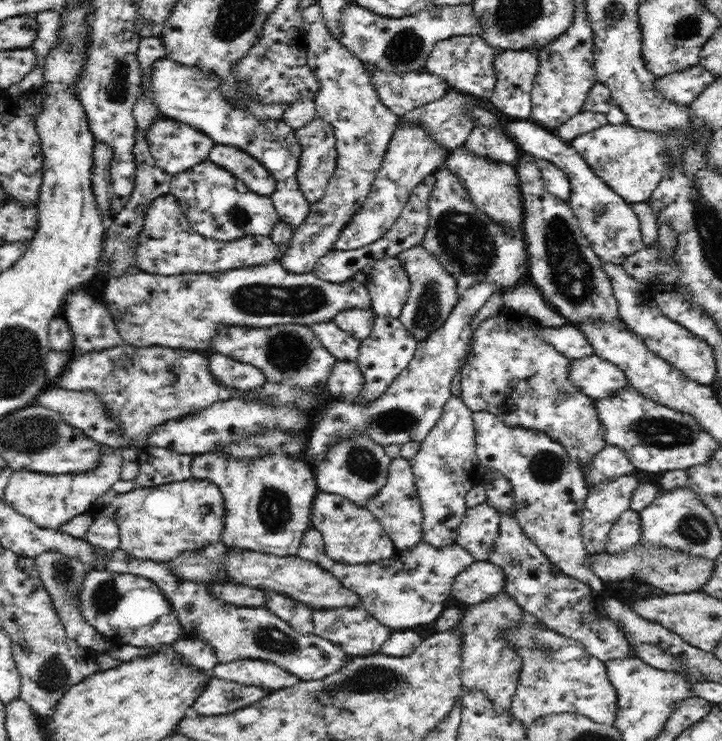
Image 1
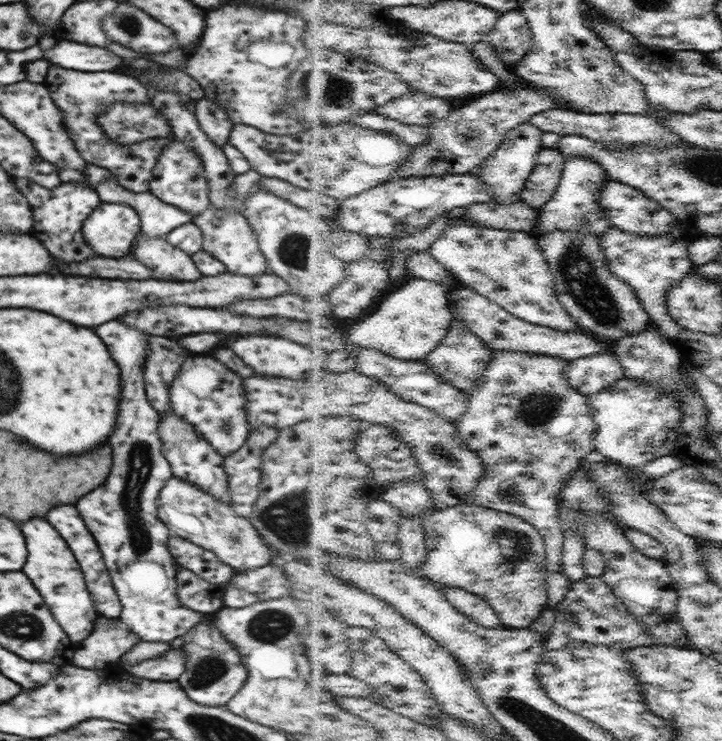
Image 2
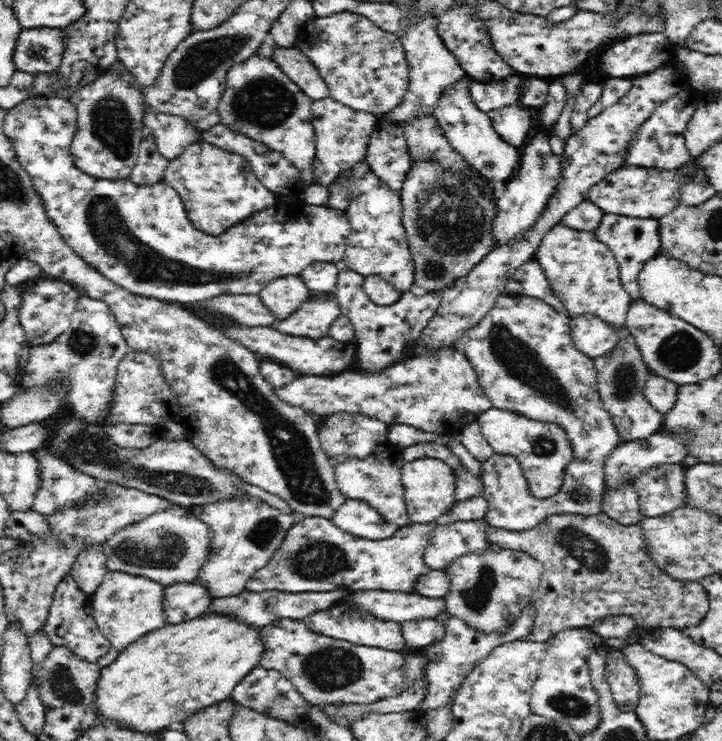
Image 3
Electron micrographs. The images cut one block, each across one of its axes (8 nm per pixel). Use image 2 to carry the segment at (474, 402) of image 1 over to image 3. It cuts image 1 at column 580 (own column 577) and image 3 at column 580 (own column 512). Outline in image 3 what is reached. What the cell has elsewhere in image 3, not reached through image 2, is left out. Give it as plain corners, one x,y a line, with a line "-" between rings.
502,294
496,298
494,306
486,312
486,316
483,316
482,320
479,320
478,324
475,324
461,339
458,339
453,346
465,352
466,358
468,358
478,373
479,380
481,381
481,385
483,386
486,396
489,396
494,407
499,409
508,409
517,414
521,414
522,416
528,416
533,420
556,422
566,429
569,439
573,445
573,460
570,461
570,464
565,468
563,482
558,492
554,492
552,496
546,496
546,498
538,498
531,493
527,476
525,475
520,461
516,457
495,452
490,456
490,458
487,458
482,463
480,475
483,482
482,495
487,500
487,513
485,514
484,519
488,524
492,524
498,528
504,527
510,530
522,530
524,528
532,528
532,526
534,526
534,524
538,524
539,520
542,520
544,516
554,514
554,512
577,512
578,514
584,515
592,515
600,512
600,500
603,491
605,490
606,456
608,456
608,453
611,450
614,450
614,448
620,445
624,441
624,438
614,425
614,420
606,410
598,389
596,388
593,359
576,348
572,336
571,315
568,313
562,313
556,310
553,306
550,306
550,304
545,300
534,298
533,296
521,295
515,297

